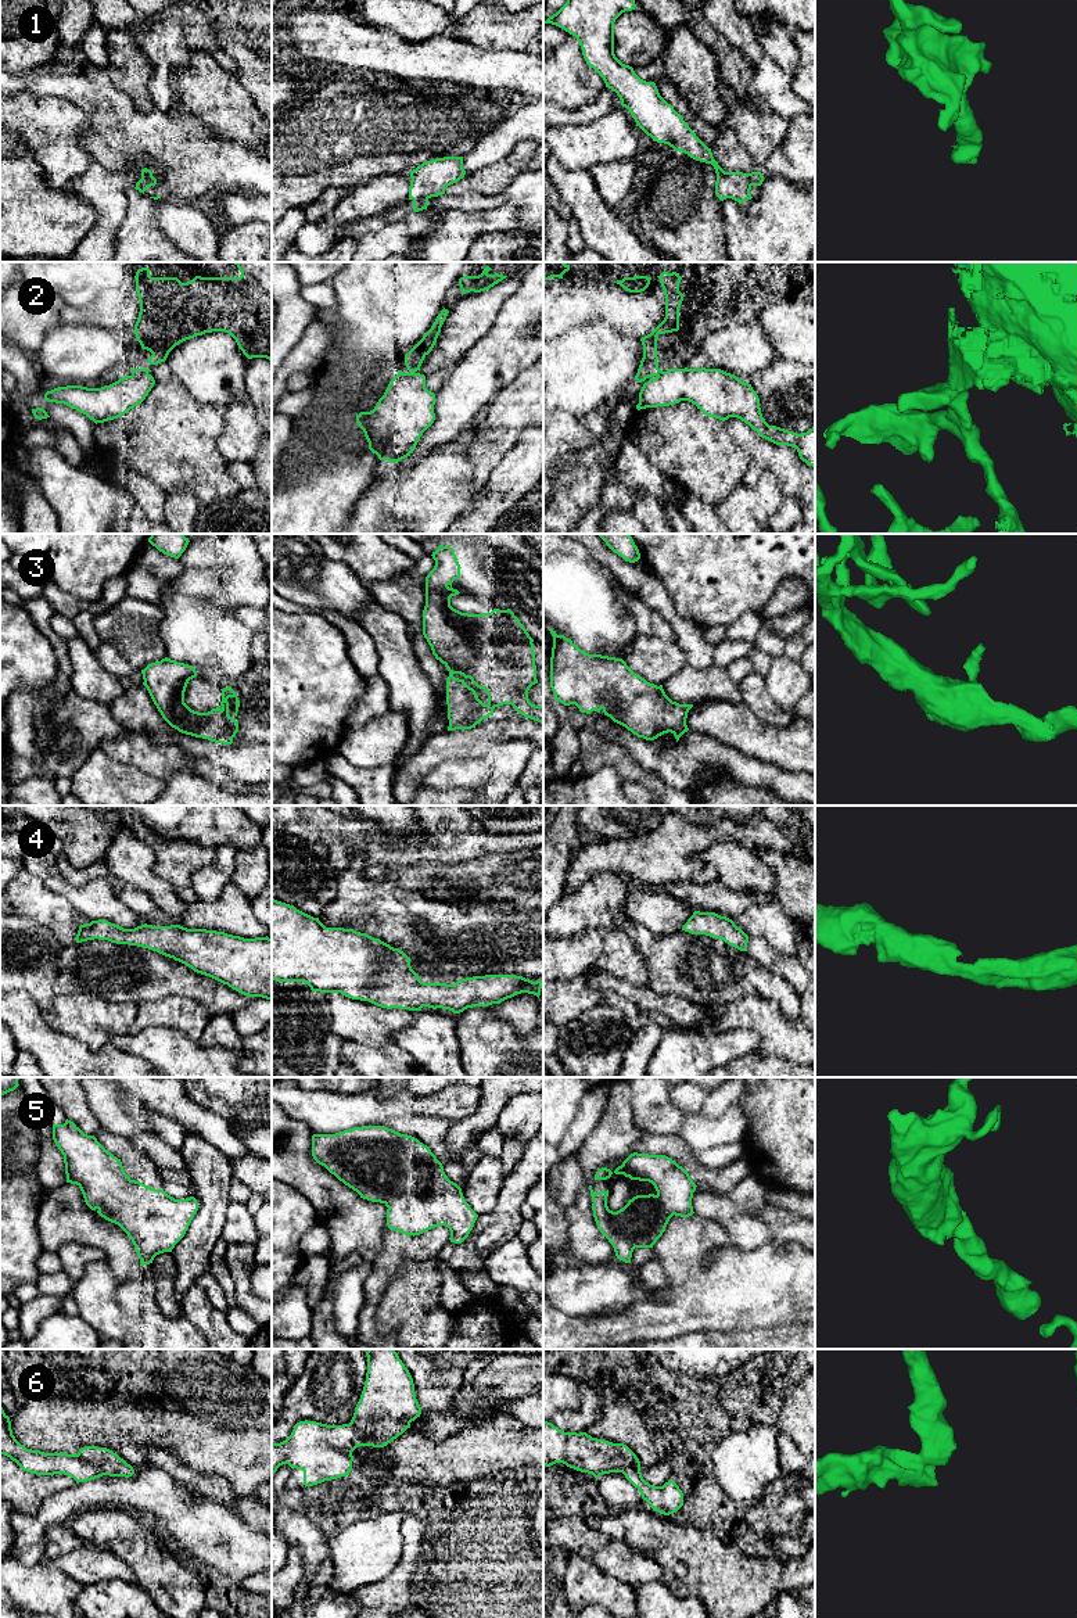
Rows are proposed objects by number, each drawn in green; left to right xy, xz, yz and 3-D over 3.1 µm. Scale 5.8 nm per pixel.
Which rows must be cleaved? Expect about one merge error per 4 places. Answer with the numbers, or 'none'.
1, 2, 6

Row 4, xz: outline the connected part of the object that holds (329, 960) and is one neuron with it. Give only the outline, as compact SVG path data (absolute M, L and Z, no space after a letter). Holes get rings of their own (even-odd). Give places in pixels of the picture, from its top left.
M272 898L272 979L276 982L304 982L312 991L341 993L348 998L369 1001L381 1008L401 1008L421 1011L423 1007L432 1009L449 1009L460 1014L473 1007L500 1004L521 993L534 994L539 998L542 980L532 982L516 975L485 975L457 980L455 984L424 983L410 966L410 958L389 944L366 933L344 928L326 928L319 918L313 918L294 905Z

